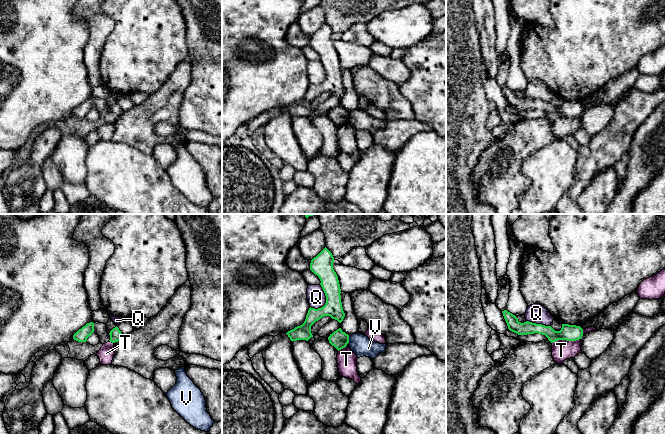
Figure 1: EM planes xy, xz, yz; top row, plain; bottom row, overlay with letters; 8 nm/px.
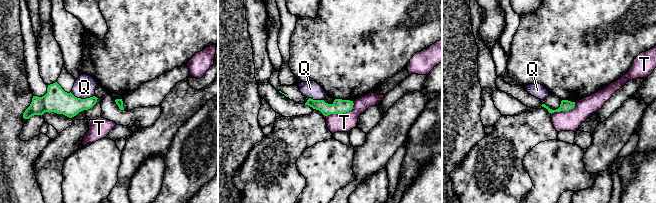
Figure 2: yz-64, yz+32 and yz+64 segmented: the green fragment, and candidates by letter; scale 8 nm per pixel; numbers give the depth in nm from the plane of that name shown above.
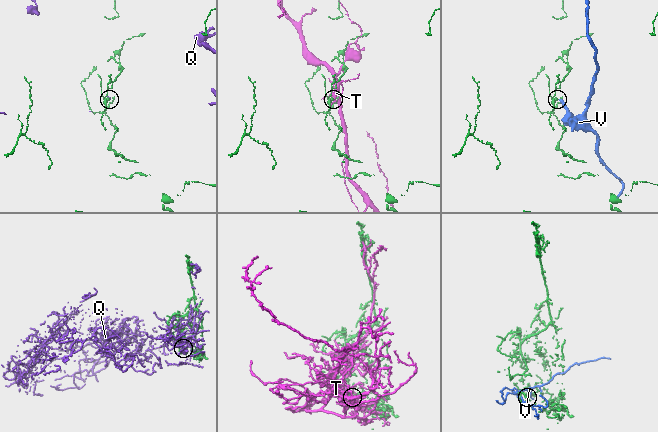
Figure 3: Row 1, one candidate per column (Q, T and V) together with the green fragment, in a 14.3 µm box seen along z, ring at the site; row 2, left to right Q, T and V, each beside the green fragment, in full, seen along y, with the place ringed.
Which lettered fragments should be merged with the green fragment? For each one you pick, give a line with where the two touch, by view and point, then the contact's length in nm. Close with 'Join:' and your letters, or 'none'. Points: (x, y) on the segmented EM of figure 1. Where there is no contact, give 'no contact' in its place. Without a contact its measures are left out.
Join: none

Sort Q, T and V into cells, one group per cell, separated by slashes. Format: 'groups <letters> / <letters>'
groups Q / T / V

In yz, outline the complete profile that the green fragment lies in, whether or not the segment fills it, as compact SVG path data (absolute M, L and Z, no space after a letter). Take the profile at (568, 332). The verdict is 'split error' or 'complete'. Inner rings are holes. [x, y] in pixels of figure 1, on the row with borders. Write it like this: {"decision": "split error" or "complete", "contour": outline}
{"decision": "complete", "contour": "M507 310L502 311L508 329L518 335L542 334L553 343L558 340L576 341L582 338L583 329L580 326L562 324L560 331L555 331L551 326L536 324L529 321L521 323L518 318Z"}

